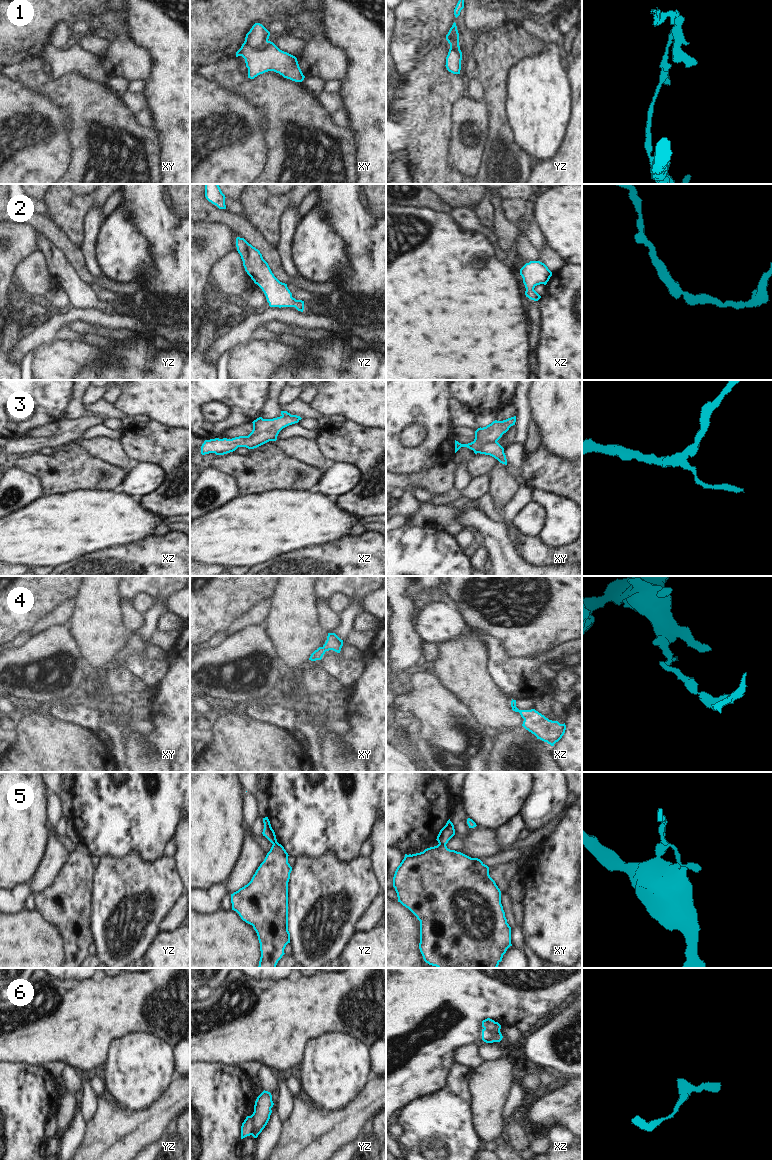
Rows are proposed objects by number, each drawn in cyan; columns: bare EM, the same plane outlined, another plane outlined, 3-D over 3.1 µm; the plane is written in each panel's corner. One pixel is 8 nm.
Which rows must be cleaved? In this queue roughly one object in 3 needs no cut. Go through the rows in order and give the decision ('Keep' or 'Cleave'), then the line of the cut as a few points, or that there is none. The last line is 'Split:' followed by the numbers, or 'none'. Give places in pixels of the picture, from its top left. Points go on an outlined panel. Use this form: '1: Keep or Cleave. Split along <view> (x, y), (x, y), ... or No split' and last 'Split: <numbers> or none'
1: Cleave. Split along xy (268, 41), (258, 48), (250, 48), (244, 43)
2: Keep. No split
3: Cleave. Split along xy (496, 440), (483, 442), (477, 452)
4: Keep. No split
5: Cleave. Split along xy (439, 843), (445, 845)
6: Cleave. Split along yz (250, 1116), (253, 1125), (252, 1134)
Split: 1, 3, 5, 6.

